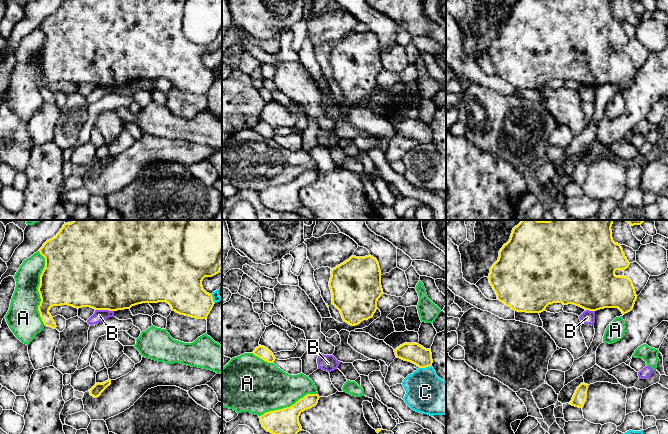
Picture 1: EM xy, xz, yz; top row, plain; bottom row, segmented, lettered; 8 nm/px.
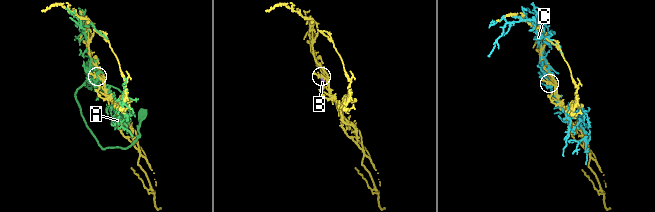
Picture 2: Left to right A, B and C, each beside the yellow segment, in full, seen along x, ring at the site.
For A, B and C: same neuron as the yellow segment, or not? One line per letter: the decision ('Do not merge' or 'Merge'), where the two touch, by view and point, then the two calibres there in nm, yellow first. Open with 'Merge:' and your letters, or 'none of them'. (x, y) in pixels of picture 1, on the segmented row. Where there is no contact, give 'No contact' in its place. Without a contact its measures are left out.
Merge: none of them
A: Do not merge. Touches yellow at xy (38, 288). Thickness 420 nm (yellow) against 260 nm
B: Do not merge. Touches yellow at xy (104, 309). Thickness 500 nm (yellow) against 100 nm
C: Do not merge. Touches yellow at xz (425, 367). Thickness 160 nm (yellow) against 320 nm

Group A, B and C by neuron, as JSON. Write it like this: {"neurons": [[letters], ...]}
{"neurons": [["A"], ["B"], ["C"]]}

